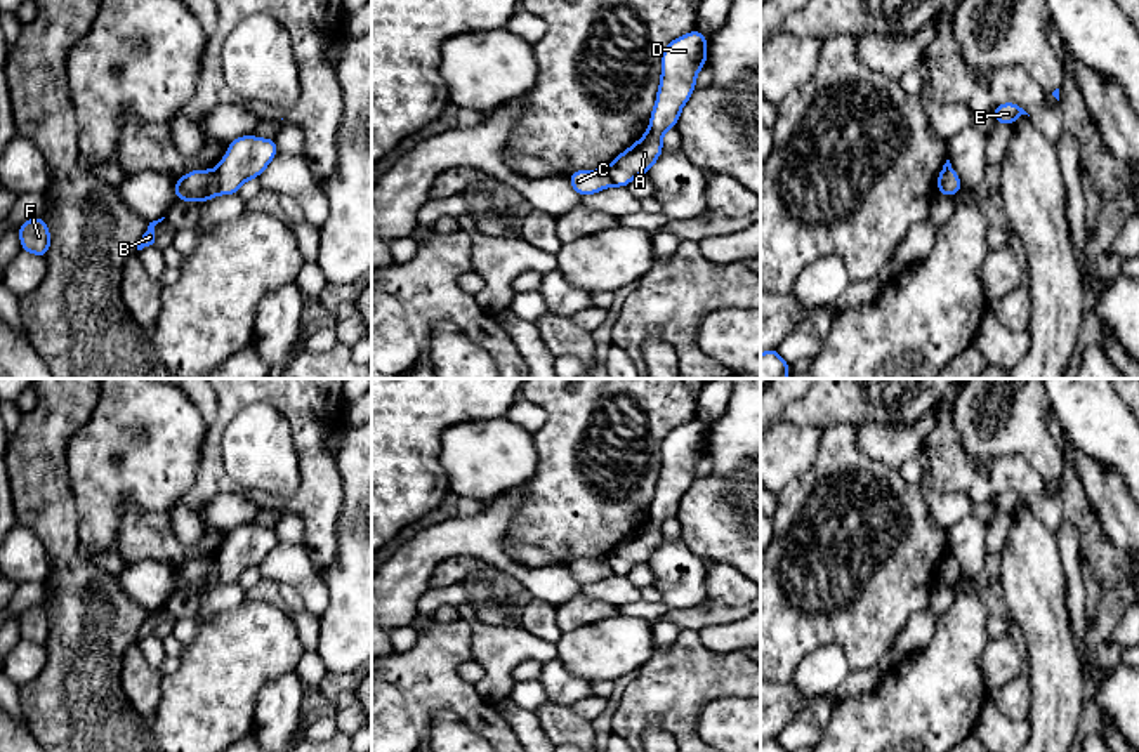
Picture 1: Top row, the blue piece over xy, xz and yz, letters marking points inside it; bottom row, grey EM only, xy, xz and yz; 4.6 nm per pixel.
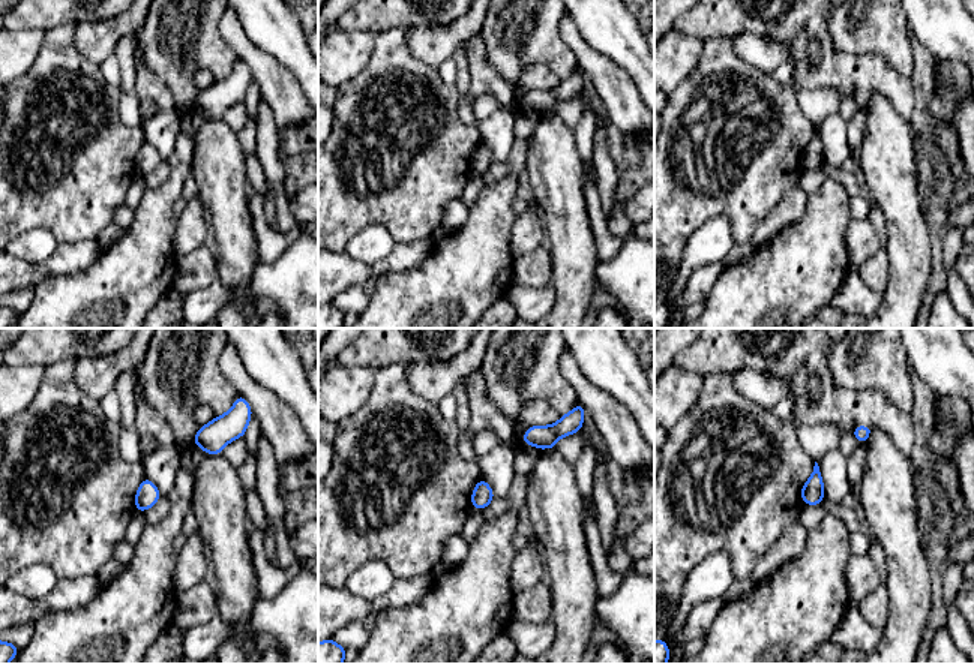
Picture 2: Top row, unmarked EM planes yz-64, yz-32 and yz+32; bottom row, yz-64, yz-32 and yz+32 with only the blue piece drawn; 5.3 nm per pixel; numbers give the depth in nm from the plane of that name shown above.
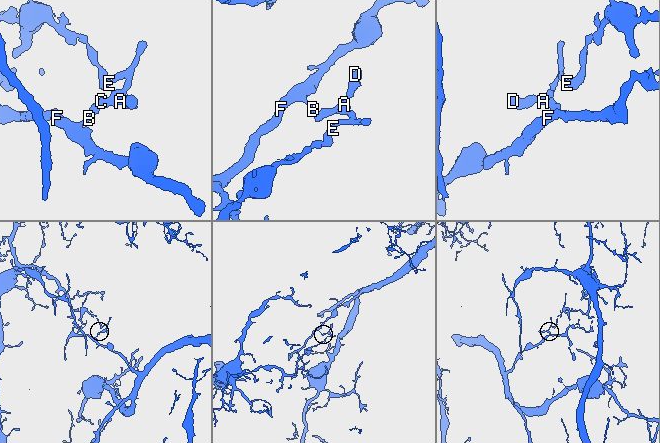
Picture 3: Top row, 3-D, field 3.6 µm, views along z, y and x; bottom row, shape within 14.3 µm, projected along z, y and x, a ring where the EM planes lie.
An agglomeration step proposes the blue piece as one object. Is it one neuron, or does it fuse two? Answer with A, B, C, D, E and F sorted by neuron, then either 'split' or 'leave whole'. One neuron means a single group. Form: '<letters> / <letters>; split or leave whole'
A D E / B C F; split

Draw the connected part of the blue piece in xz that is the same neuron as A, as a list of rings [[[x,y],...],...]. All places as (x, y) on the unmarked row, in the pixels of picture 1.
[[[698,419],[672,429],[662,441],[662,469],[649,519],[604,559],[611,575],[627,577],[635,564],[649,563],[663,540],[663,523],[675,516],[682,495],[695,481],[695,467],[707,452],[707,425]]]

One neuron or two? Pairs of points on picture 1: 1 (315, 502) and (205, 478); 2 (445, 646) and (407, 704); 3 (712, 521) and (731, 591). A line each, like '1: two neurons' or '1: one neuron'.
1: one neuron
2: one neuron
3: two neurons

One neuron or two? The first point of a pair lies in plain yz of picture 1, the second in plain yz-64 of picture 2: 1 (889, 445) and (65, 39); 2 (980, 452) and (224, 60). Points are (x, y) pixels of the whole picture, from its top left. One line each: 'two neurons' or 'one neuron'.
1: two neurons
2: one neuron

